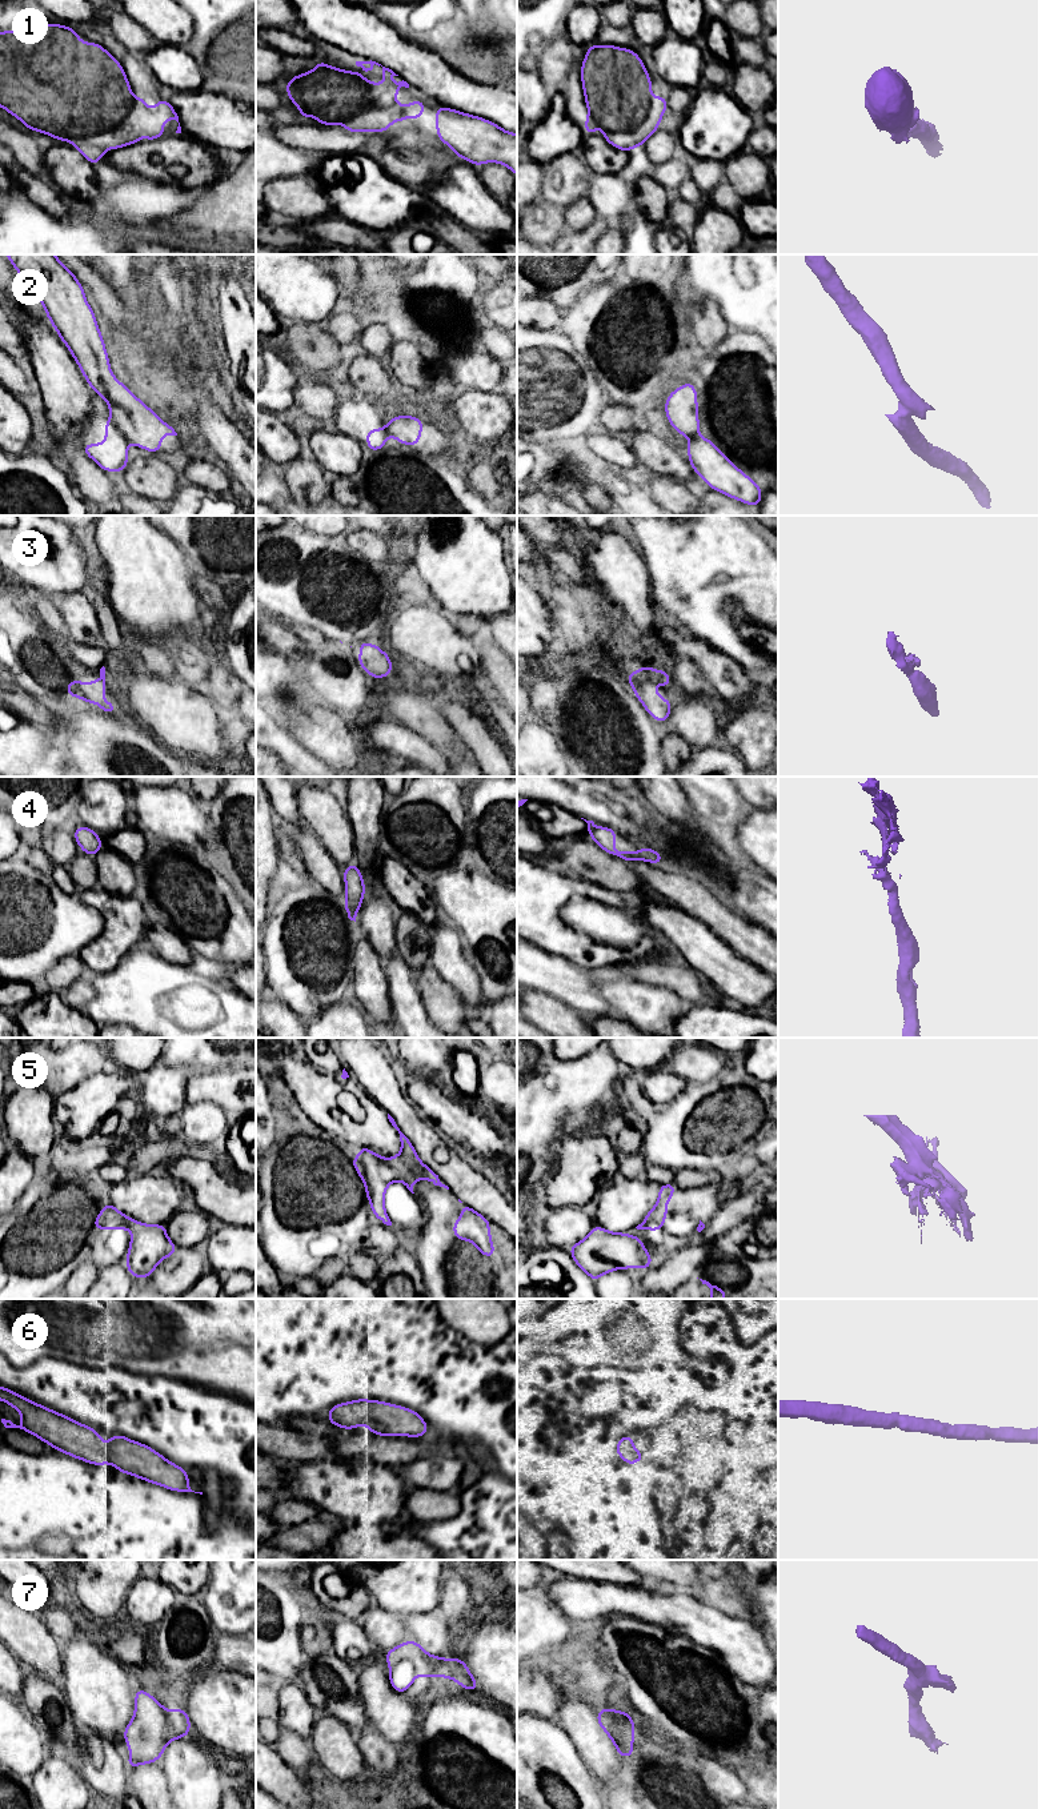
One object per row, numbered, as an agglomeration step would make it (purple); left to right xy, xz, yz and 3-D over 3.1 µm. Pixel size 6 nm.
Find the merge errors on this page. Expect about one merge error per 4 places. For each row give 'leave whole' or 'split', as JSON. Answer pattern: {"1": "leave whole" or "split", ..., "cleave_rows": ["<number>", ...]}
{"1": "leave whole", "2": "split", "3": "leave whole", "4": "leave whole", "5": "split", "6": "leave whole", "7": "leave whole", "cleave_rows": ["2", "5"]}

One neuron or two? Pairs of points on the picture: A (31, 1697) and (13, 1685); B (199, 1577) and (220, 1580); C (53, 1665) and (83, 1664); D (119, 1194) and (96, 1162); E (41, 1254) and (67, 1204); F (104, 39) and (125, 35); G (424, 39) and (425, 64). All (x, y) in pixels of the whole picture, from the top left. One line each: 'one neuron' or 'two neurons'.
A: two neurons
B: two neurons
C: two neurons
D: two neurons
E: one neuron
F: two neurons
G: two neurons

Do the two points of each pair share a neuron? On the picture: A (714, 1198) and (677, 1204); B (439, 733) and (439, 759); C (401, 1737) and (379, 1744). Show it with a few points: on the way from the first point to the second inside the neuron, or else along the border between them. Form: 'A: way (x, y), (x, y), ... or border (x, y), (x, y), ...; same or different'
A: way (705, 1198), (686, 1200); same
B: border (440, 750), (449, 759); different
C: border (371, 1725), (407, 1753); different

